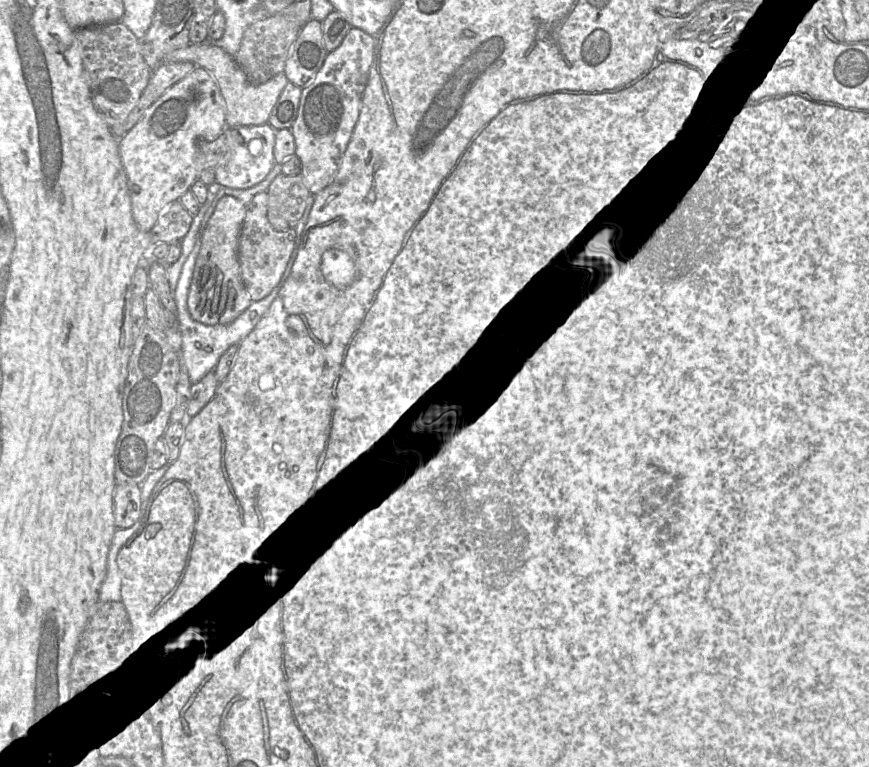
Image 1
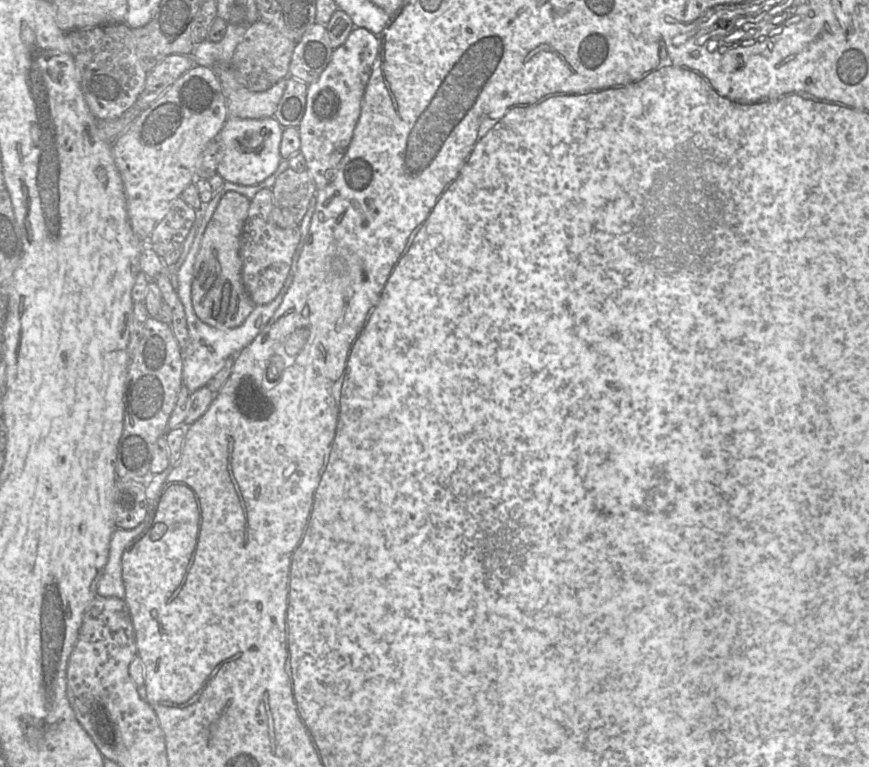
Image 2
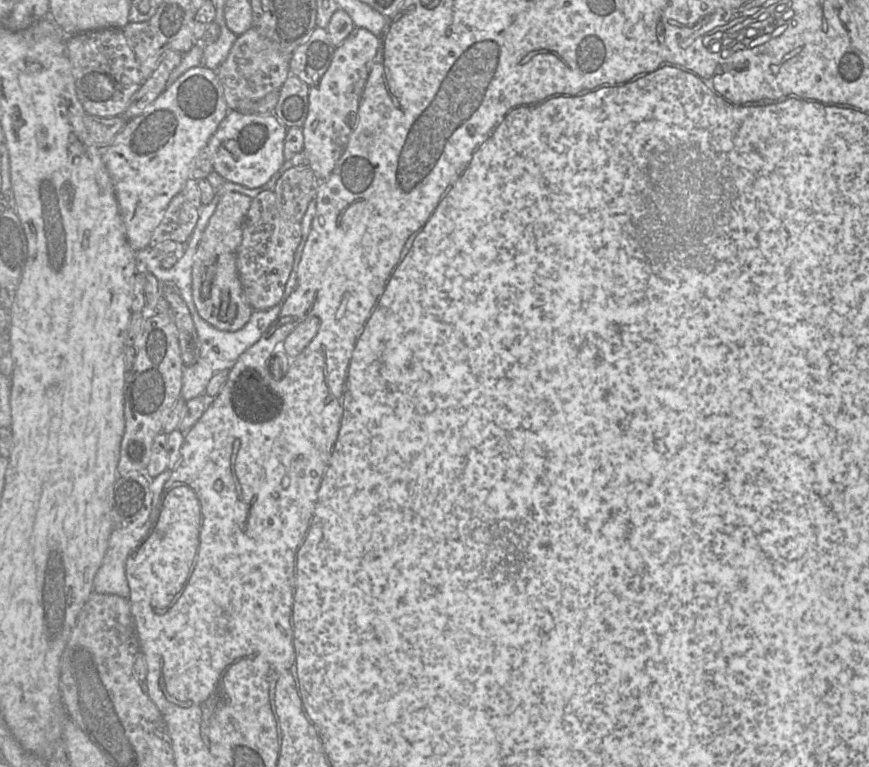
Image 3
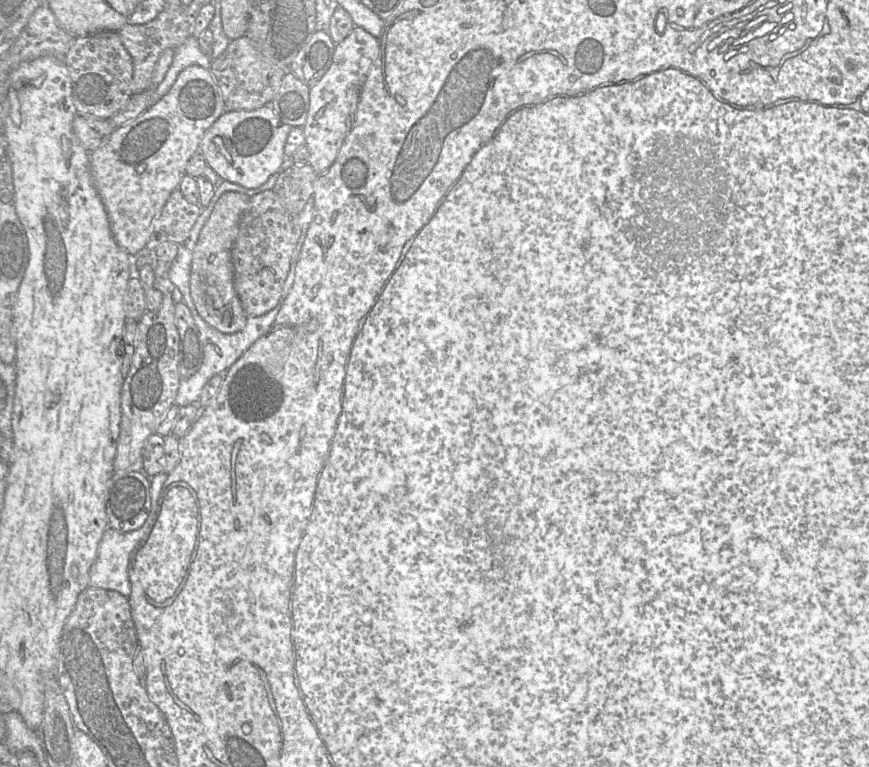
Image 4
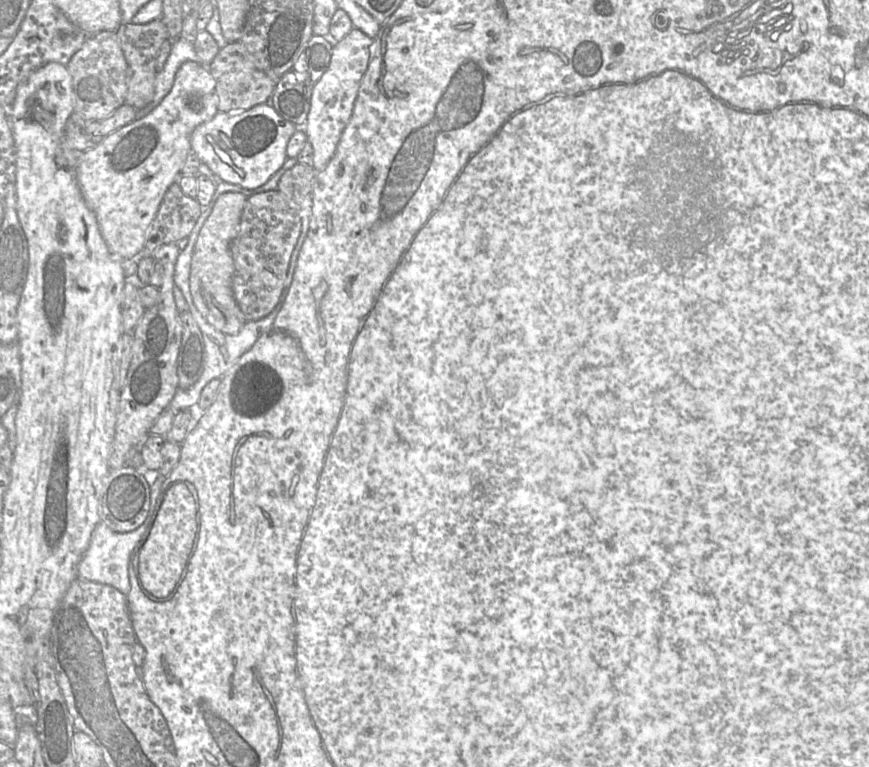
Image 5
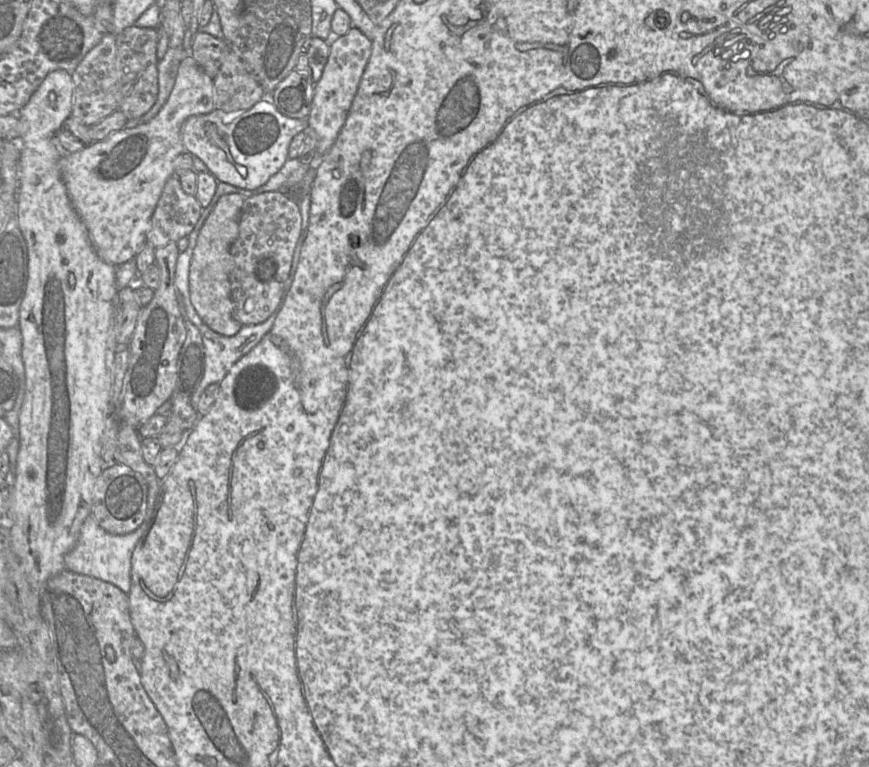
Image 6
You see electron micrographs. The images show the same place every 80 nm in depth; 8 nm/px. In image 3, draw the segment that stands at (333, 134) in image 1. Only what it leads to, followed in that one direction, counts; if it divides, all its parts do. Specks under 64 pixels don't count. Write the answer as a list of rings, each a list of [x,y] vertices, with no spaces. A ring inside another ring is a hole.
[[[354,27],[345,41],[335,48],[331,64],[319,83],[315,86],[310,86],[308,115],[304,125],[301,127],[304,135],[303,150],[309,159],[309,167],[319,181],[324,181],[329,177],[344,152],[356,126],[361,98],[379,50],[379,39],[380,37],[375,36],[365,28]]]

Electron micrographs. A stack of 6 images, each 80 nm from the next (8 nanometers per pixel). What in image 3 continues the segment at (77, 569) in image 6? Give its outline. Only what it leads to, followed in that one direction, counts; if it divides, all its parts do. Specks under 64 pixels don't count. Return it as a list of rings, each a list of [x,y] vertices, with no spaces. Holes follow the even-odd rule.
[[[147,522],[136,529],[117,527],[110,532],[102,564],[93,580],[93,592],[115,594],[129,599],[126,563],[130,554],[146,536],[149,524]]]

